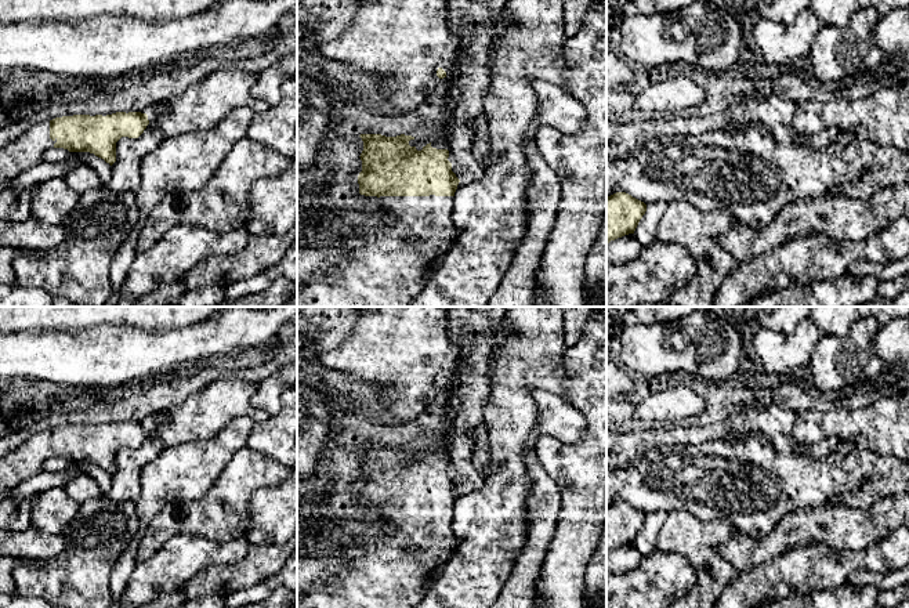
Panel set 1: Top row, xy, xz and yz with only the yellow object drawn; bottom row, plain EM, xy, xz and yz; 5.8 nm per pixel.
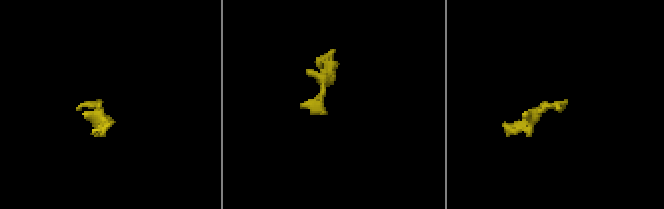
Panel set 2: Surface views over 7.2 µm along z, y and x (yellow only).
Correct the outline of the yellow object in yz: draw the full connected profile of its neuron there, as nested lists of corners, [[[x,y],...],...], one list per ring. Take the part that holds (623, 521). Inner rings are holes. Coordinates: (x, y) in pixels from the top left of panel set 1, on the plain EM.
[[[616,502],[606,507],[606,553],[634,543],[647,514],[626,502]]]

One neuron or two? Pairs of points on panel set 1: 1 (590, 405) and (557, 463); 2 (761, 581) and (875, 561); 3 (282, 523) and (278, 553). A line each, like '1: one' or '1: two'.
1: one
2: one
3: two

